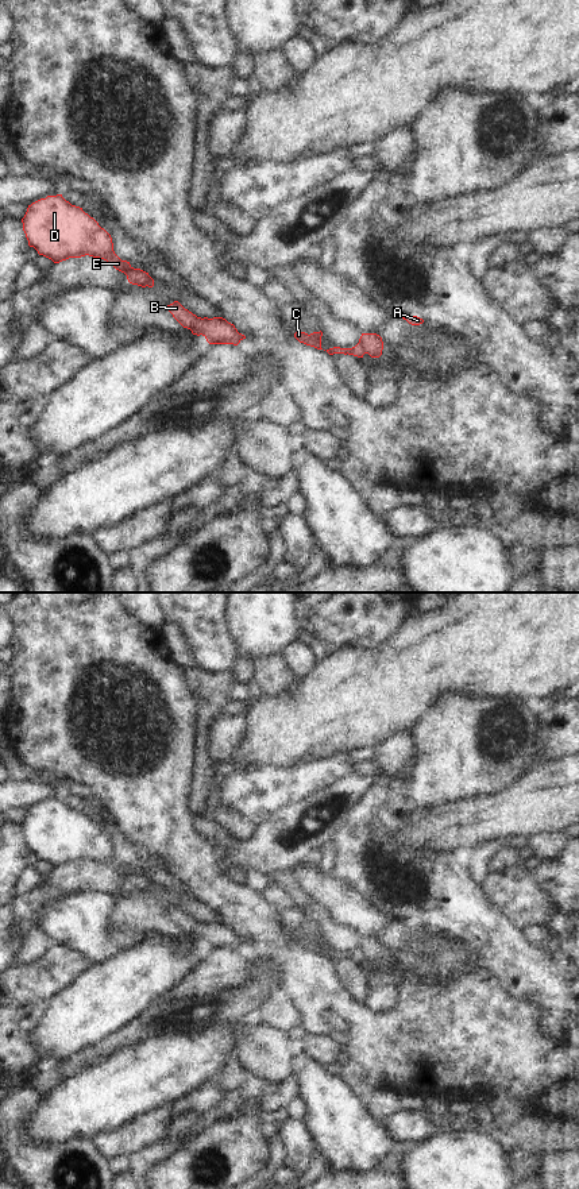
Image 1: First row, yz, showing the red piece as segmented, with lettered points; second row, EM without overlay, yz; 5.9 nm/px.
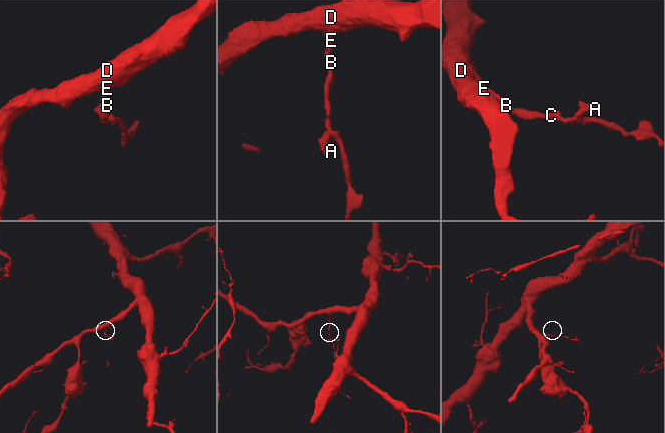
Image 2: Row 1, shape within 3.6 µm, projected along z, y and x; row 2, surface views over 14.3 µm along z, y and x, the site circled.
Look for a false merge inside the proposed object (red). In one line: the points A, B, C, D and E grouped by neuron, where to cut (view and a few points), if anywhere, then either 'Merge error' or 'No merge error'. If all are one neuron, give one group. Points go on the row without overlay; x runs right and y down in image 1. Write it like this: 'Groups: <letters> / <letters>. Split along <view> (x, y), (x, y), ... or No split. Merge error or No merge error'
Groups: A / B C D E. Split along yz (359, 946), (366, 957). Merge error

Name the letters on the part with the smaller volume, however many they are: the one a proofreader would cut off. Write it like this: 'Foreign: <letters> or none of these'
Foreign: A

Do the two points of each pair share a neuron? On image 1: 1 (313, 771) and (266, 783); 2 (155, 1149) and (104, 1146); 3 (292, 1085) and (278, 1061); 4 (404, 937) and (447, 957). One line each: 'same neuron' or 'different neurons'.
1: same neuron
2: different neurons
3: different neurons
4: different neurons

